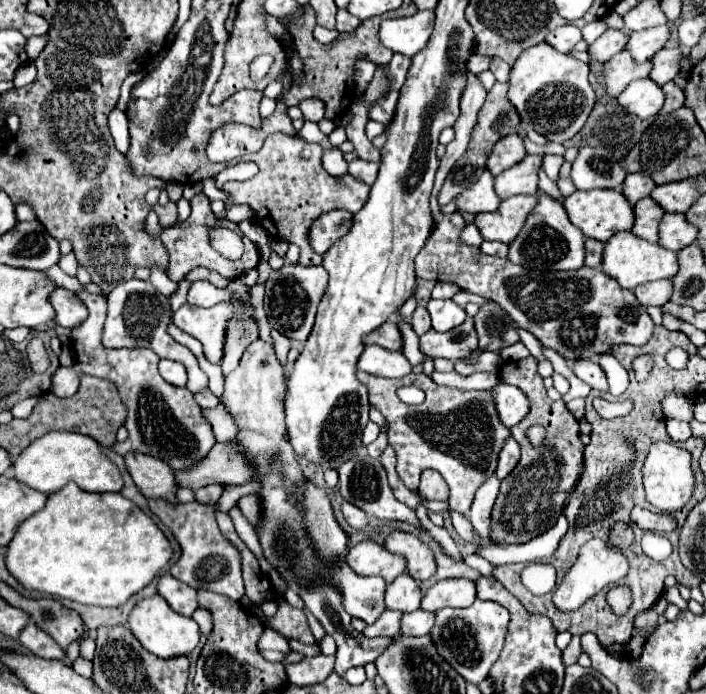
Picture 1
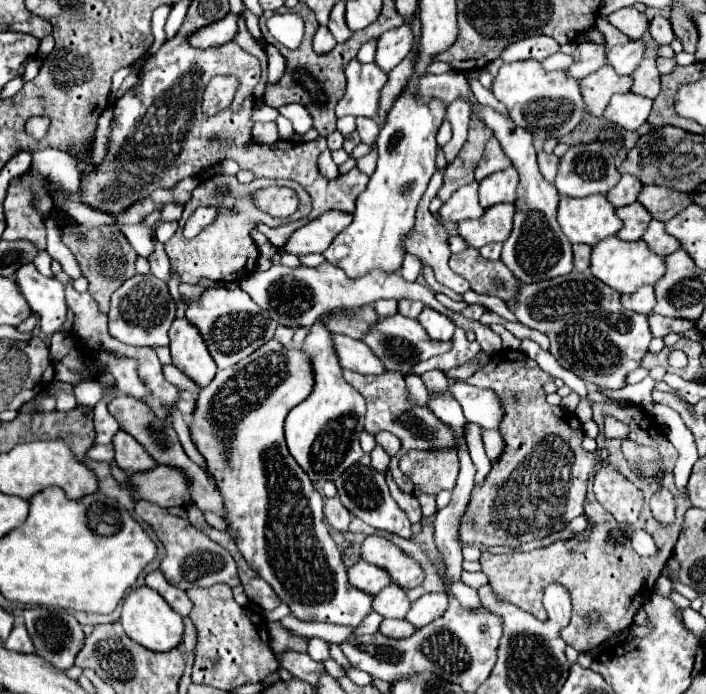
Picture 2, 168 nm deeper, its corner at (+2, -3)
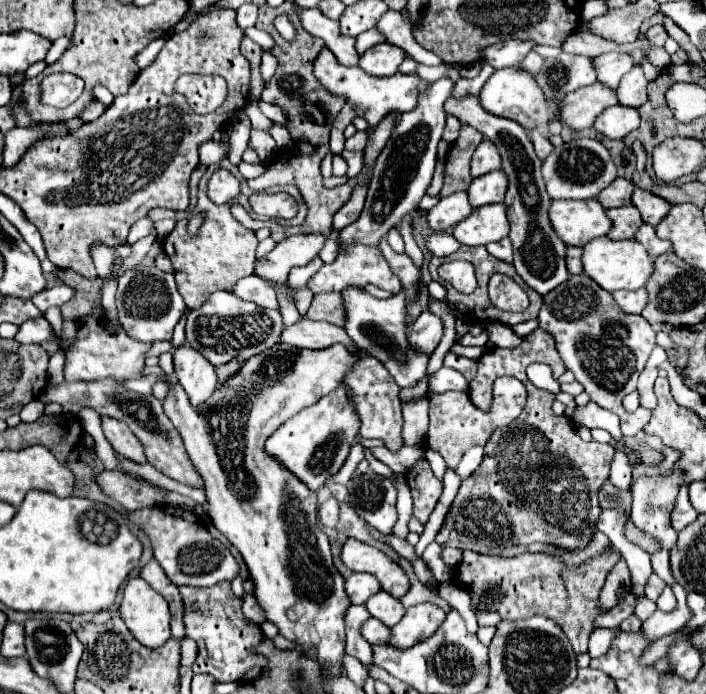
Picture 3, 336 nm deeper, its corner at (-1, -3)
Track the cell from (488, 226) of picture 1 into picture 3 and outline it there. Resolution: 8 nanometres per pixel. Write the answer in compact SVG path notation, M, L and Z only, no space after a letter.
M494 203L472 209L472 215L462 219L454 227L452 235L460 245L488 245L492 241L500 241L508 235L506 207L502 203Z

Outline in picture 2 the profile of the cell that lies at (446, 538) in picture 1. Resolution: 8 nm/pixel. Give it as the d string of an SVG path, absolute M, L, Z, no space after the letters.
M463 571L463 573L461 573L461 579L463 579L467 585L471 585L473 589L479 589L481 583L483 583L483 585L487 583L487 577L485 577L483 573L469 573L469 571Z

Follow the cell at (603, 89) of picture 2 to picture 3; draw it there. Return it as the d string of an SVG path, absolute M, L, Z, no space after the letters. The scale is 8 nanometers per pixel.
M592 83L580 91L568 93L560 101L560 119L572 129L592 127L594 119L610 105L616 105L616 93L602 83Z

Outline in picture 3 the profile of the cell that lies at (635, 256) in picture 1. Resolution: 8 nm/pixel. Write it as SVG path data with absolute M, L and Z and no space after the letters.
M608 237L592 239L582 247L582 265L584 273L594 279L602 289L614 293L616 289L640 289L648 281L654 271L654 261L644 251L644 247L630 239L630 241L612 241Z

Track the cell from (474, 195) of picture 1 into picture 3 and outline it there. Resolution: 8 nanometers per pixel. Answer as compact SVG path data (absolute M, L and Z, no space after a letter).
M464 191L452 193L448 197L442 197L438 201L438 205L430 209L428 225L434 231L446 231L446 229L454 227L456 223L460 223L460 219L470 215L470 211L472 211L472 207L468 203L468 195Z

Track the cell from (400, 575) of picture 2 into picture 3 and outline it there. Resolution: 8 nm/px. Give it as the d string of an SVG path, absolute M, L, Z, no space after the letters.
M346 539L340 559L350 571L374 575L380 587L396 599L400 599L408 591L408 577L398 567L398 563L394 563L382 551L376 551L366 543L358 543L356 539Z

